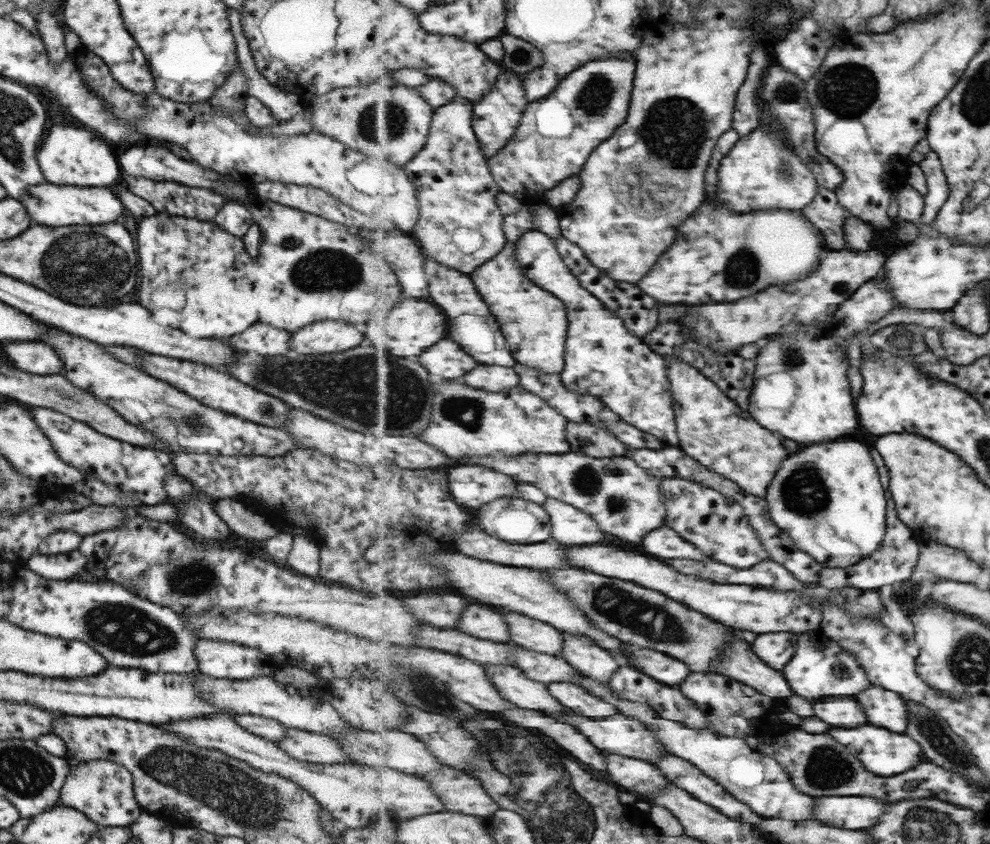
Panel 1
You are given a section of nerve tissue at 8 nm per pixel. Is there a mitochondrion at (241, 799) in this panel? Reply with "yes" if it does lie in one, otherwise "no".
yes

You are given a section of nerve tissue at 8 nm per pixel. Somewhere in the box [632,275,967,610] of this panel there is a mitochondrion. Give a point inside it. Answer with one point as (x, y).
(803, 492)

